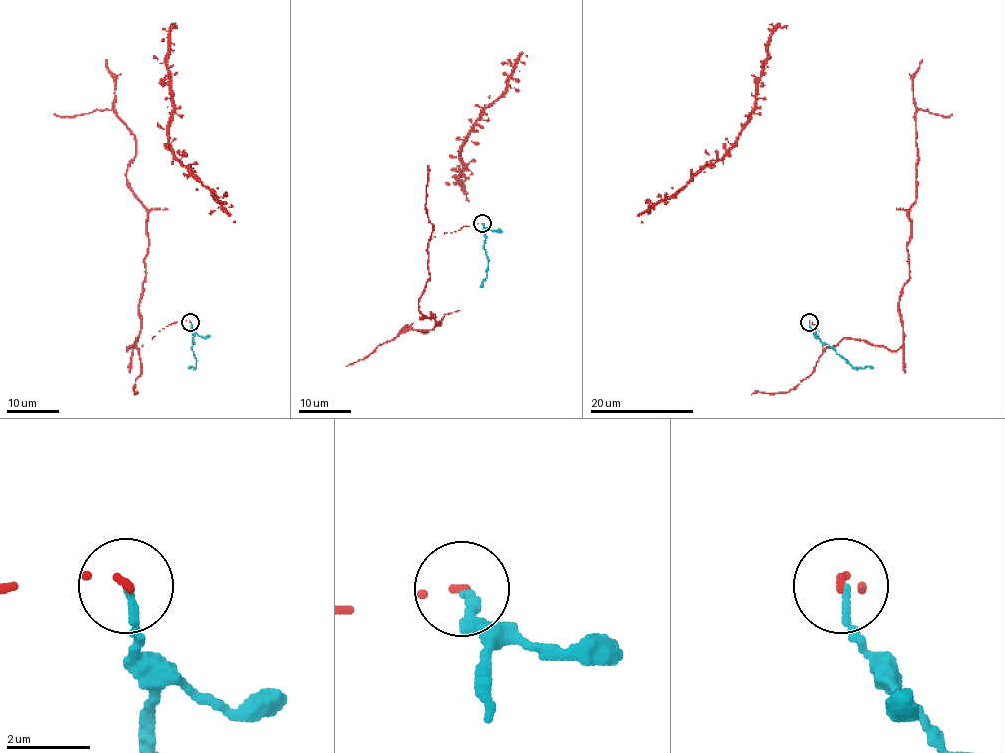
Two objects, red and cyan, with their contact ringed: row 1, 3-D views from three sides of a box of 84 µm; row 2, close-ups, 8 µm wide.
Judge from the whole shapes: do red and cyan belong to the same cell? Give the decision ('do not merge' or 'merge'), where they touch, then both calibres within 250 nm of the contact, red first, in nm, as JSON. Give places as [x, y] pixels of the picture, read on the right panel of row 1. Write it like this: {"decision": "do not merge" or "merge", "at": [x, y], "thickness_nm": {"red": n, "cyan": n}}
{"decision": "do not merge", "at": [809, 322], "thickness_nm": {"red": 140, "cyan": 190}}

